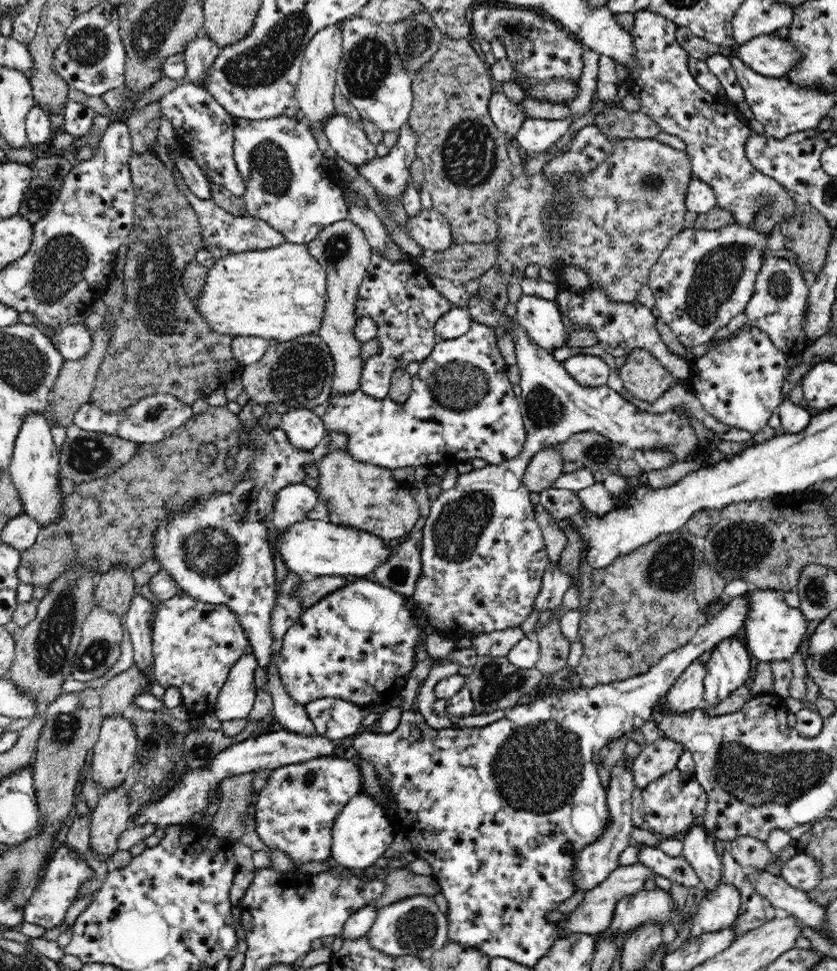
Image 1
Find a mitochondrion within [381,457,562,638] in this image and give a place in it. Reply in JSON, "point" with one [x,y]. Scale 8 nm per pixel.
{"point":[460,524]}

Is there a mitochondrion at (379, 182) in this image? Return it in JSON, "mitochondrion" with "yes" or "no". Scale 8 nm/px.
{"mitochondrion":"no"}

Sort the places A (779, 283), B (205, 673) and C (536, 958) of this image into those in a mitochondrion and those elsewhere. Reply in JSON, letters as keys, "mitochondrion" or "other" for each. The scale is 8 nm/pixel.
{"A":"mitochondrion","B":"other","C":"other"}

